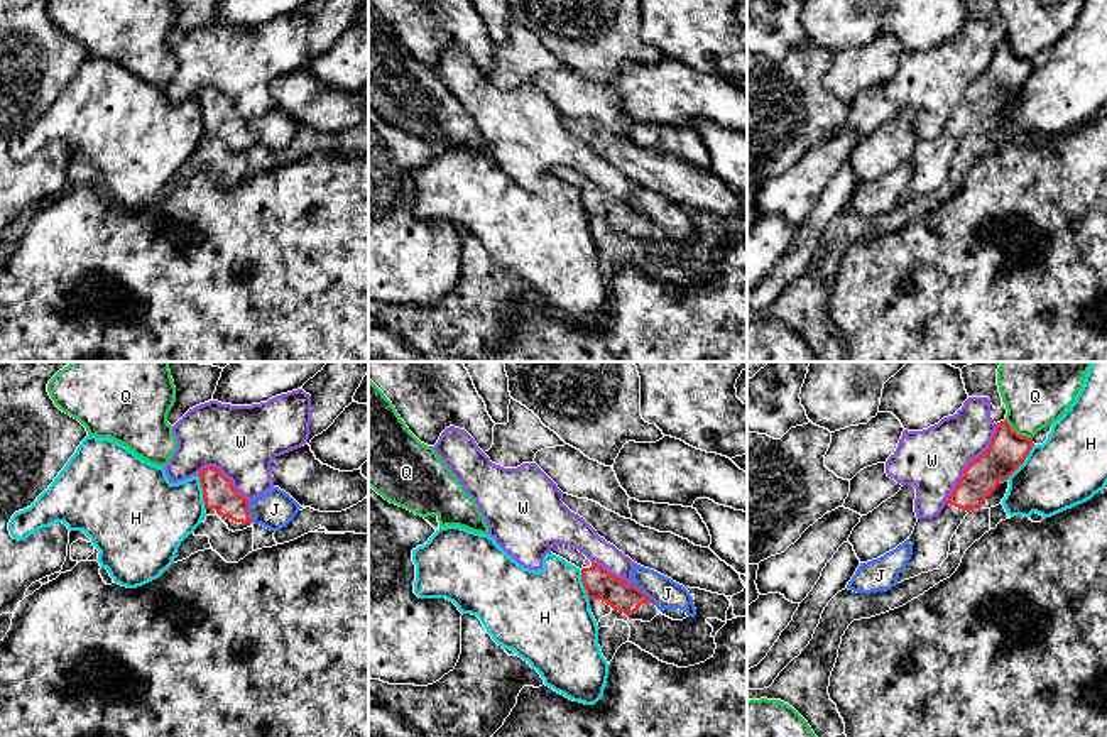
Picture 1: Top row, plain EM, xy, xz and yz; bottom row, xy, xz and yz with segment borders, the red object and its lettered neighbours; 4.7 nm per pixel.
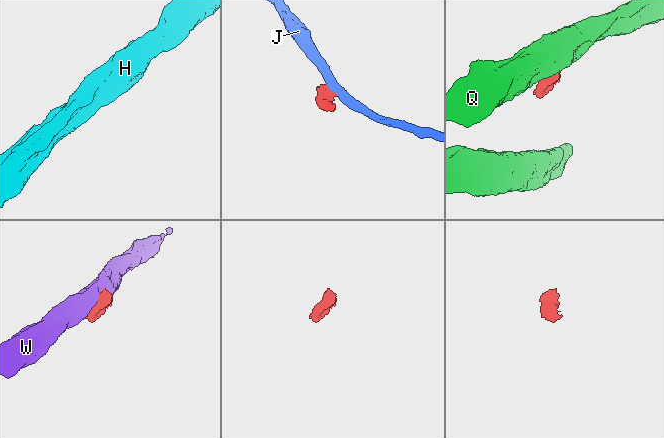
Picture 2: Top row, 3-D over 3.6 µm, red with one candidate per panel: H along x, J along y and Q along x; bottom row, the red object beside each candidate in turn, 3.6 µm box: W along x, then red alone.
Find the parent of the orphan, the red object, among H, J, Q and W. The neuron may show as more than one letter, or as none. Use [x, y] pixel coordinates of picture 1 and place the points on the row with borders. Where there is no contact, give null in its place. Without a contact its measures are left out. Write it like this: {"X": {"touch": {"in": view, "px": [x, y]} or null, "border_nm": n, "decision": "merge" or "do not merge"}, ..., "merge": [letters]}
{"H": {"touch": {"in": "yz", "px": [1019, 465]}, "border_nm": 260, "decision": "do not merge"}, "J": {"touch": {"in": "xz", "px": [643, 592]}, "border_nm": 160, "decision": "do not merge"}, "Q": {"touch": {"in": "yz", "px": [1016, 433]}, "border_nm": 160, "decision": "do not merge"}, "W": {"touch": {"in": "yz", "px": [969, 464]}, "border_nm": 440, "decision": "do not merge"}, "merge": []}

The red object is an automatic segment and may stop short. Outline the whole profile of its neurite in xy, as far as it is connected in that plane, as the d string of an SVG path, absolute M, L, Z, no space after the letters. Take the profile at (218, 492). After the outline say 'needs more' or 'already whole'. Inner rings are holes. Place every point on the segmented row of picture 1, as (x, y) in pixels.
M215 467L203 468L198 477L206 516L218 516L233 532L254 526L248 500L235 490L230 478Z | needs more

